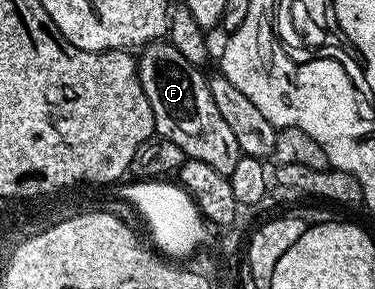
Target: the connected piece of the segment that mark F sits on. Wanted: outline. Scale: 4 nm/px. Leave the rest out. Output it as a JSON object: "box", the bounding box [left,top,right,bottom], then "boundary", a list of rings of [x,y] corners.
{"box":[136,40,242,175],"boundary":[[[167,40],[147,43],[139,51],[136,64],[136,75],[154,112],[156,134],[166,140],[174,140],[188,158],[202,160],[210,164],[214,172],[230,175],[242,155],[238,140],[234,140],[234,132],[230,132],[226,120],[222,120],[218,113],[214,96],[210,96],[204,72],[201,67],[190,64],[190,60],[186,60],[186,56],[182,56],[182,52]]]}

